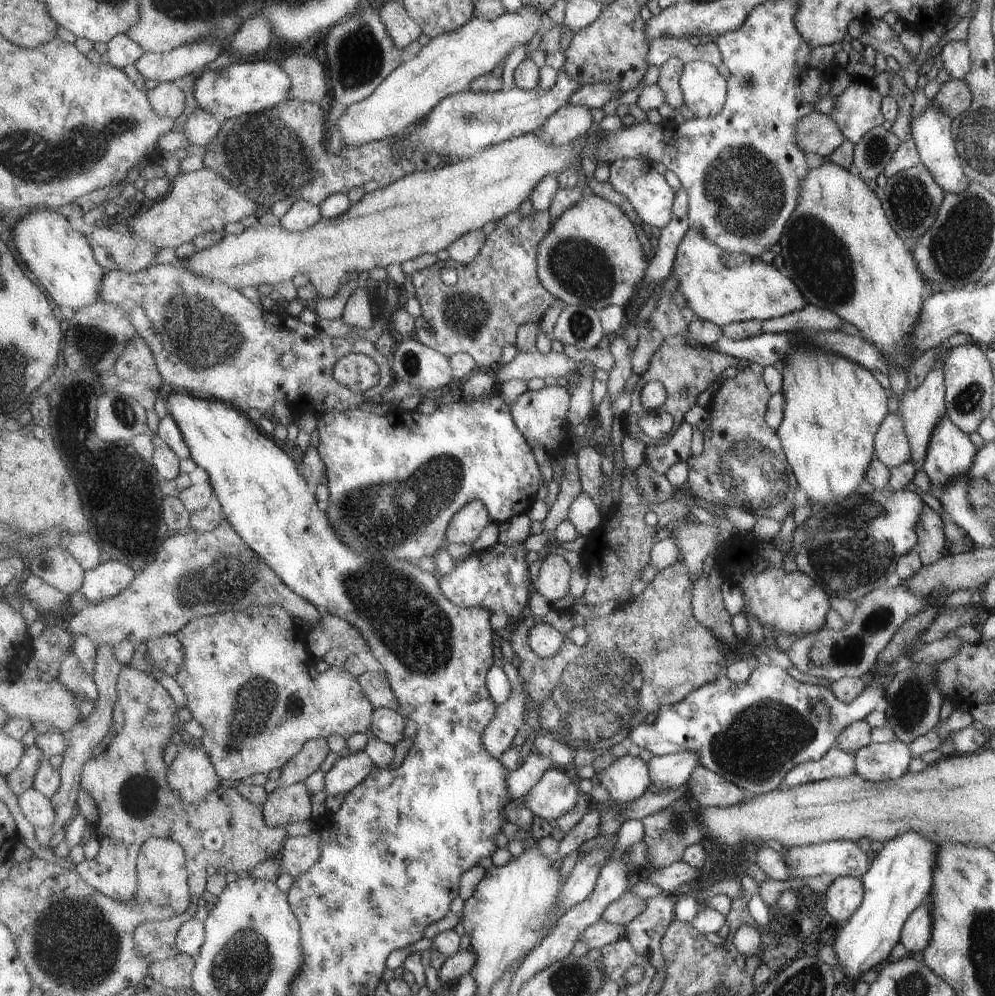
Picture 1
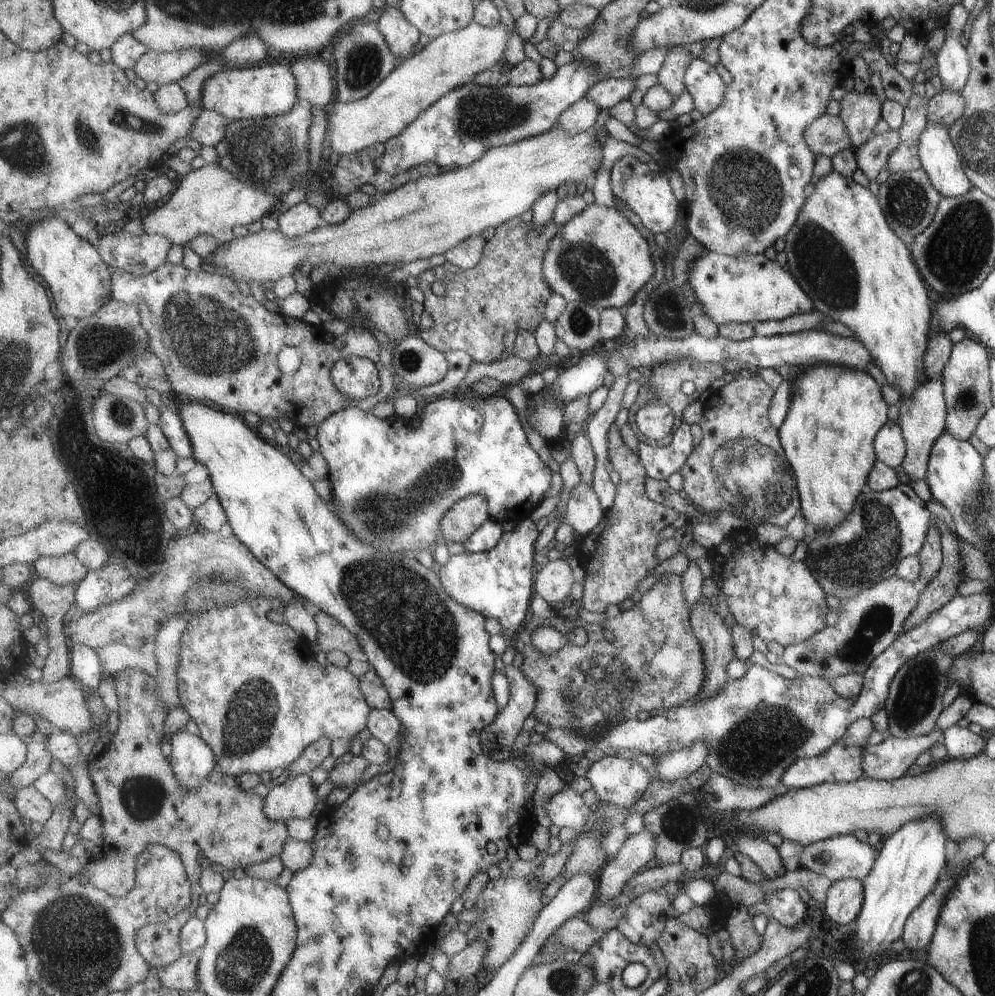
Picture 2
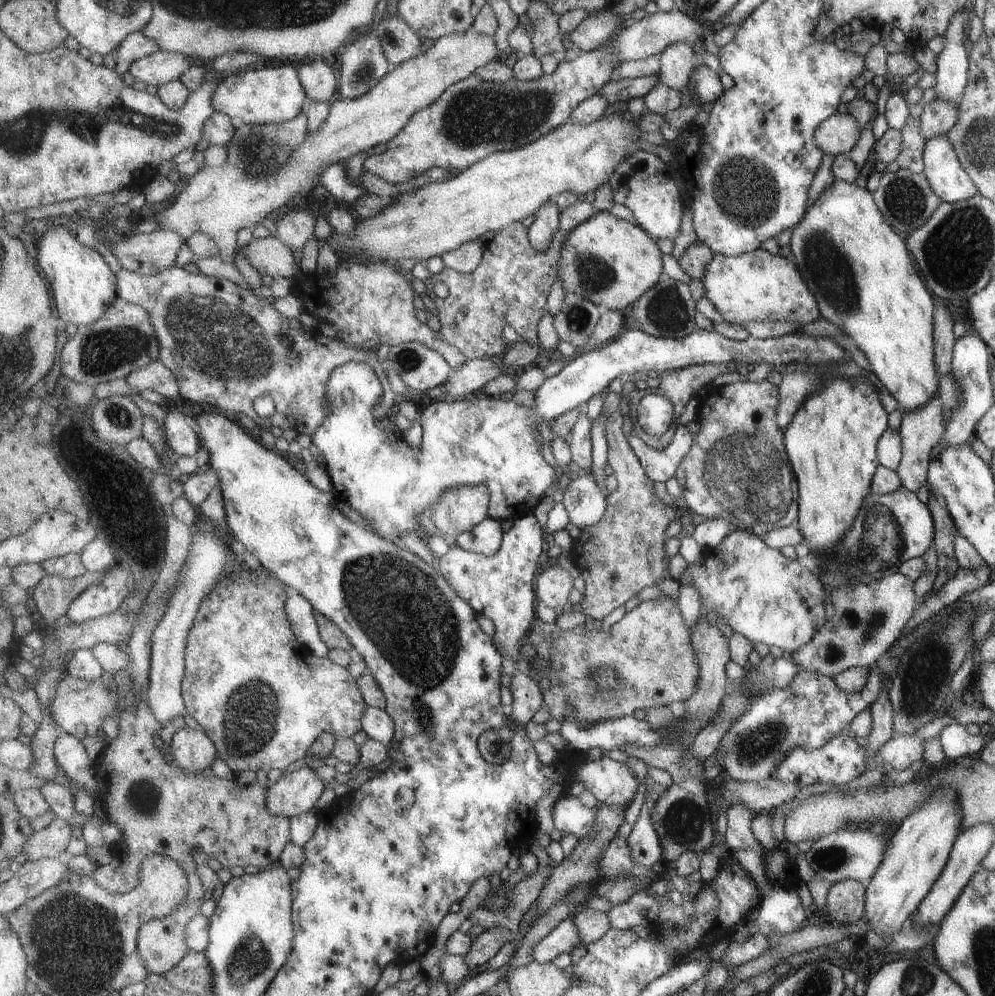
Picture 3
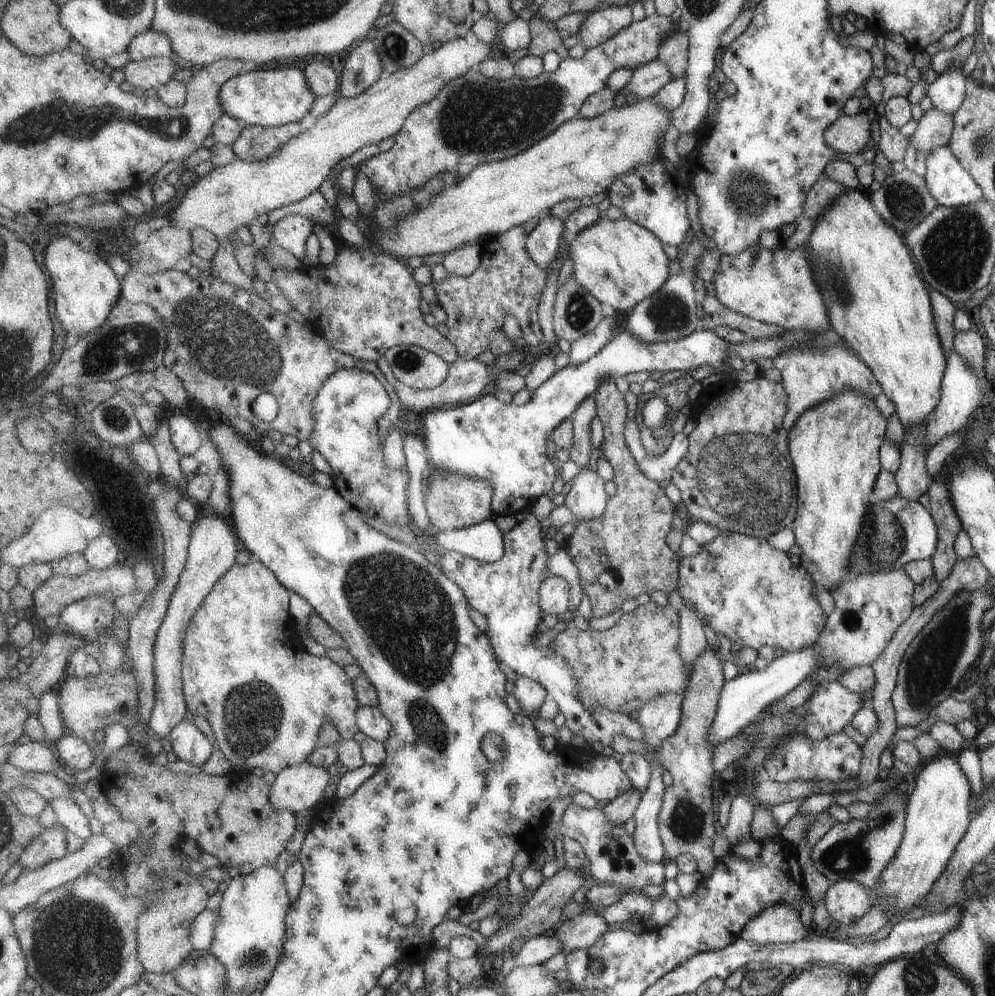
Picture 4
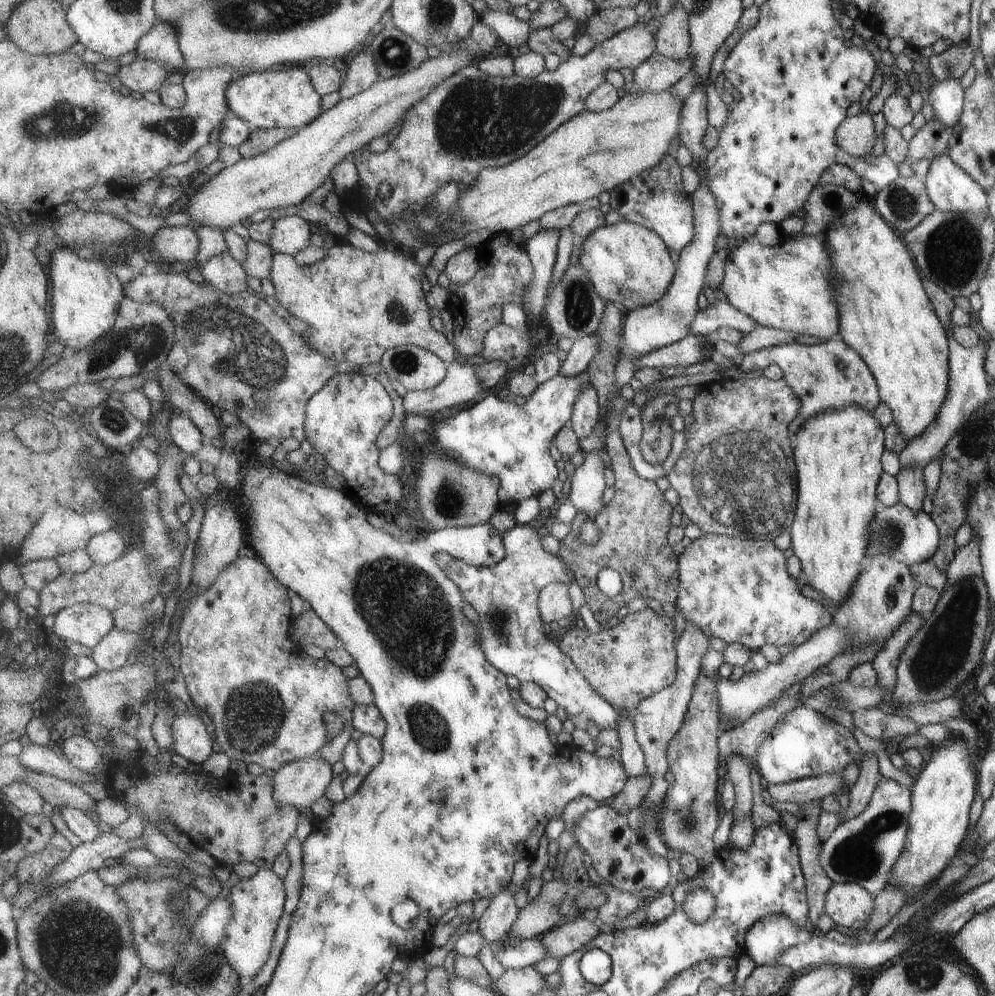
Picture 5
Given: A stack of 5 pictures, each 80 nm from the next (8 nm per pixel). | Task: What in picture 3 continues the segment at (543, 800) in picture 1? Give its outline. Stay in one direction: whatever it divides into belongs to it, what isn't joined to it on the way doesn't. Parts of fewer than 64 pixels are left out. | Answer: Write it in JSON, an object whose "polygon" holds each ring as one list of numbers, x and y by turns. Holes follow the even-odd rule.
{"polygon":[[577,796,557,798,551,808,553,823,561,833,576,834,580,840,593,832,597,820,597,807,587,808]]}

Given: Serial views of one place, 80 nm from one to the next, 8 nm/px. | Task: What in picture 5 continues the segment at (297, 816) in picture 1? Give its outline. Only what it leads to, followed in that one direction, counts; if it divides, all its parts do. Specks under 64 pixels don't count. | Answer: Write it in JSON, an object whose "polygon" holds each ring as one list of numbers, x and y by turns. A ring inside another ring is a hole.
{"polygon":[[309,757,300,761,286,764,275,772,274,797,282,805,291,805,298,809,311,808,313,803,325,797,325,790,333,780,333,766,325,760]]}

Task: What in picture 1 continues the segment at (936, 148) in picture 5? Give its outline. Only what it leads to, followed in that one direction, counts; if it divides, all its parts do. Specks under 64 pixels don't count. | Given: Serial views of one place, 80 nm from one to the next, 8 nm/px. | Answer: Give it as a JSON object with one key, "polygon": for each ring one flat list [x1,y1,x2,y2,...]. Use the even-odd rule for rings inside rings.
{"polygon":[[947,80,947,82,941,85,941,88,937,91,937,94,930,101,930,105,933,108,938,108,941,113,947,114,951,118,961,115,963,112,968,111,968,108,972,103,972,92,965,84,964,80]]}

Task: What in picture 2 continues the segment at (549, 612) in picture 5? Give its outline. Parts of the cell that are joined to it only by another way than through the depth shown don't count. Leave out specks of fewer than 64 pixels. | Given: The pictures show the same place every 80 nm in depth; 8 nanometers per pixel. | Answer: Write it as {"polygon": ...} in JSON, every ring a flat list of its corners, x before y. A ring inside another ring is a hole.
{"polygon":[[551,555,549,562,536,573,535,594,548,604,562,602,571,595,575,576,567,560]]}

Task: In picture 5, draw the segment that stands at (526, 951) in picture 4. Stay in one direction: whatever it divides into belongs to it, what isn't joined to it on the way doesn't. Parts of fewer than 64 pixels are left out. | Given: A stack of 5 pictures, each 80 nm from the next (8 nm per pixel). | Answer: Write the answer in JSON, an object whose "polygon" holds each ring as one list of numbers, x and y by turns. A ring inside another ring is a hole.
{"polygon":[[540,937,525,939,522,944,510,946,506,943,495,959,506,969,522,969,545,960,549,951]]}

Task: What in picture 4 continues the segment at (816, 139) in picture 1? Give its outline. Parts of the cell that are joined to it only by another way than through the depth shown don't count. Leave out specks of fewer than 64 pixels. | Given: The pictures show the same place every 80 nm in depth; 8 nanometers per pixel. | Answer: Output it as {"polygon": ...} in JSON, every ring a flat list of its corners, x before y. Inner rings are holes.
{"polygon":[[863,110,854,115,841,113,841,116,824,130,823,140,834,152,861,152,869,138,869,124,870,120]]}

